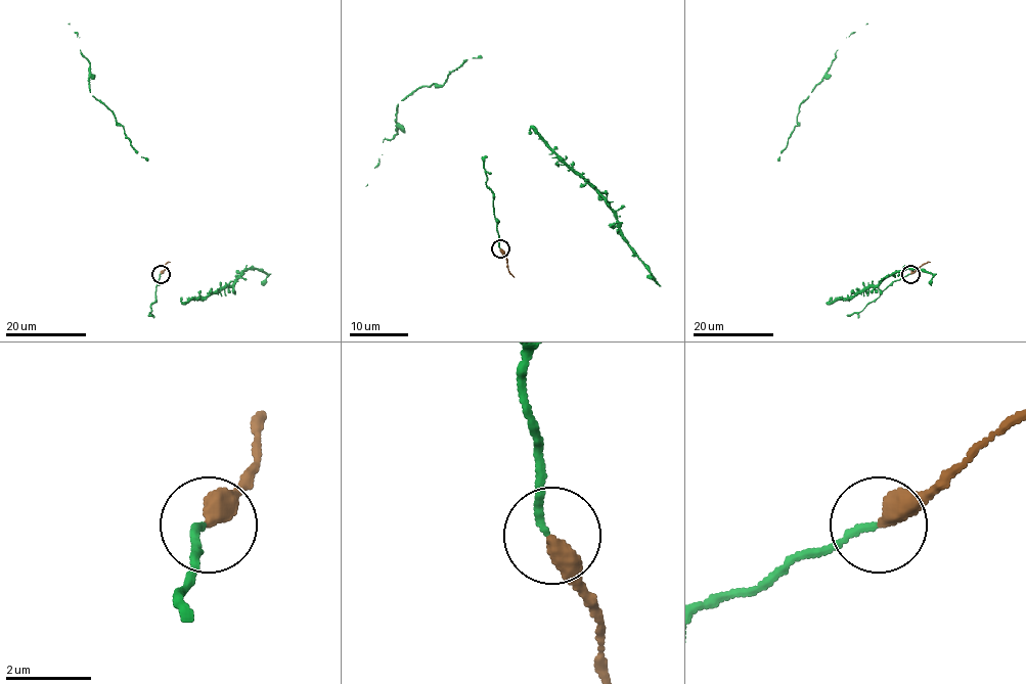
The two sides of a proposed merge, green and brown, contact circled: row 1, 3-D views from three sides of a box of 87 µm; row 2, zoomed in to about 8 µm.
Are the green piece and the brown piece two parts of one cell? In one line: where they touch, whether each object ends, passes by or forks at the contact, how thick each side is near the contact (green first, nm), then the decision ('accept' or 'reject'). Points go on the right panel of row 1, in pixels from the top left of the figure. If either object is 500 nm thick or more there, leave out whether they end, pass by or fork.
place (910, 274); green ends; brown ends; calibres 150 and 440 nm; reject

